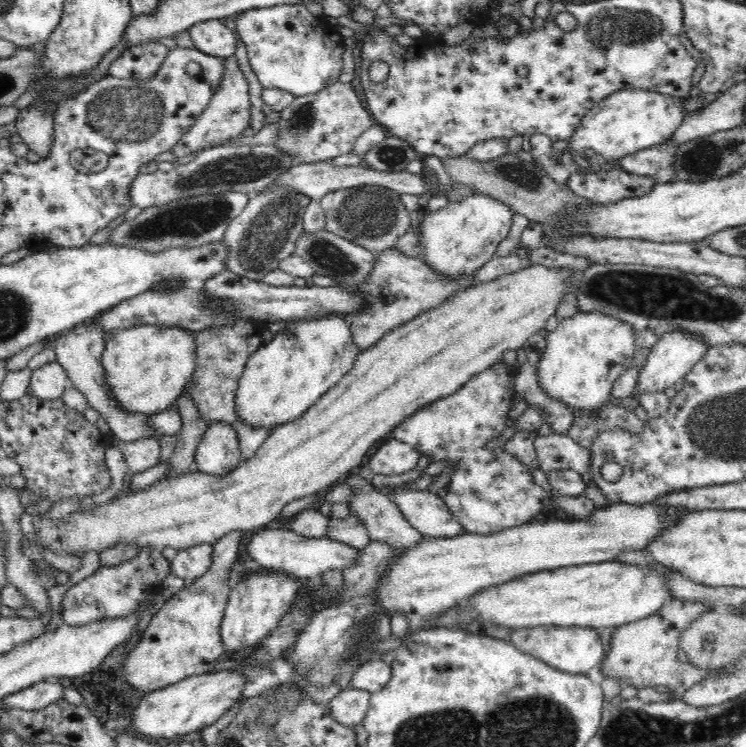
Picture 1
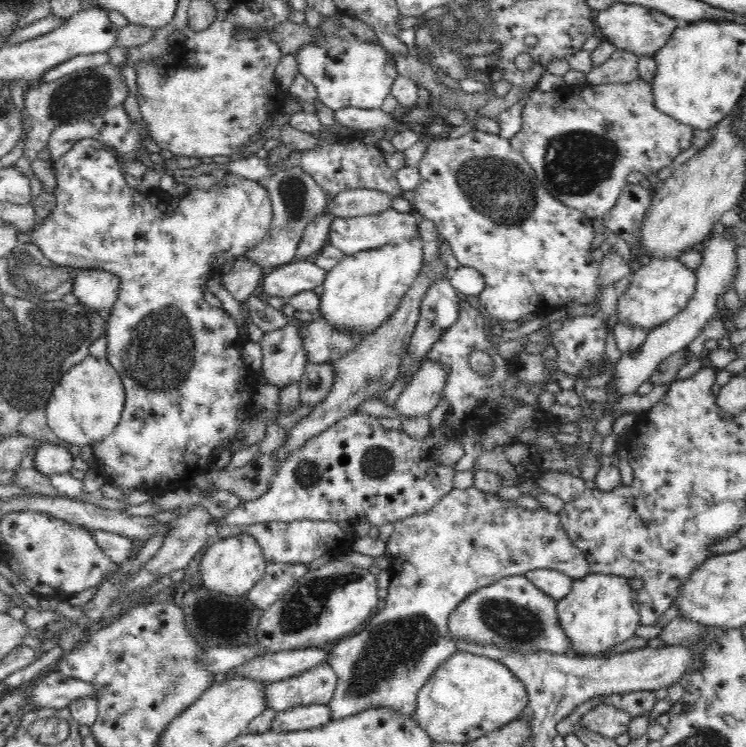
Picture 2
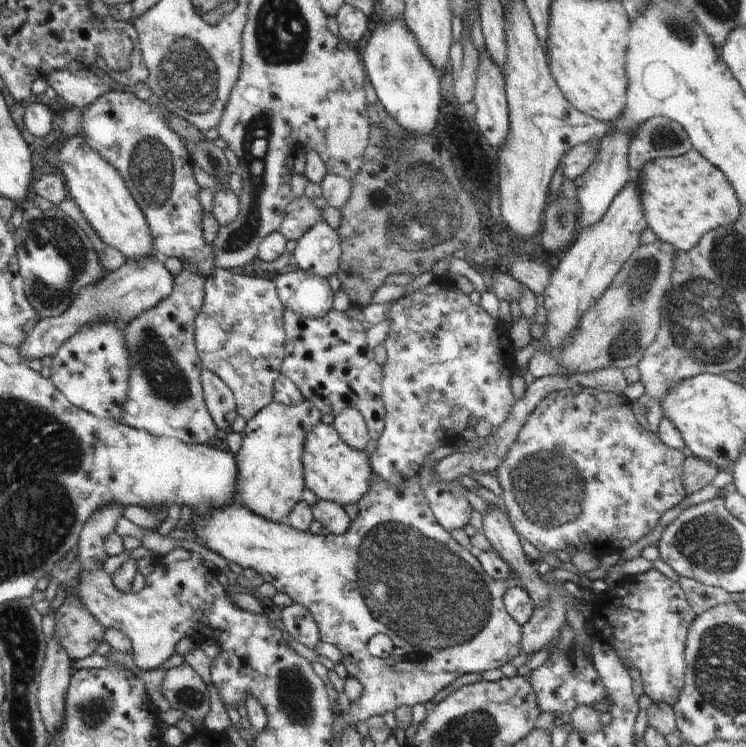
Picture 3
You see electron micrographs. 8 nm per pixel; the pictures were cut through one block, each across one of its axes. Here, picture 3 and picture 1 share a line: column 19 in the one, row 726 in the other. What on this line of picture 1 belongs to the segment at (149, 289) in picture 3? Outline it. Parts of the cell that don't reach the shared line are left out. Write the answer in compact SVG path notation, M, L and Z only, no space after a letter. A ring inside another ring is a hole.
M349 686L342 689L328 705L332 716L338 723L352 728L363 724L370 702L371 692Z

